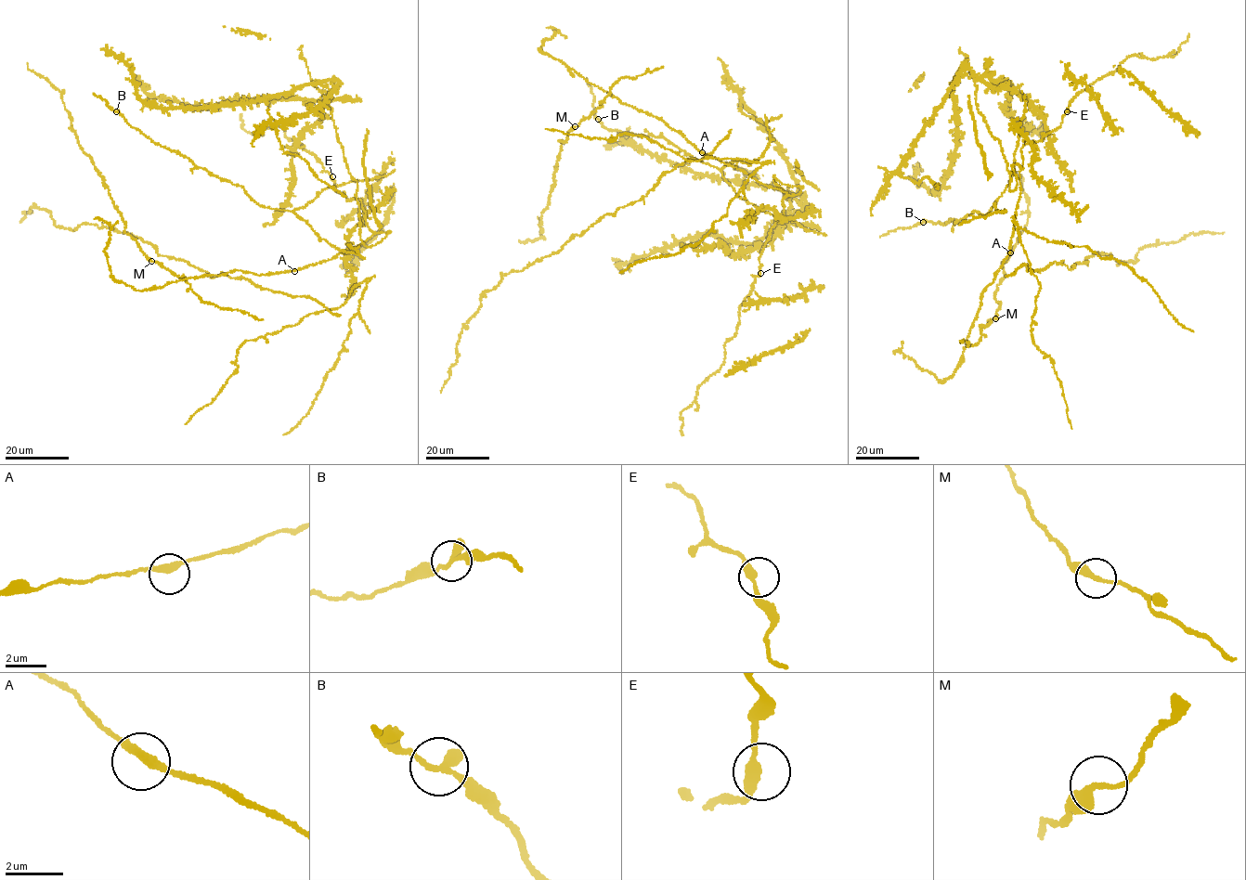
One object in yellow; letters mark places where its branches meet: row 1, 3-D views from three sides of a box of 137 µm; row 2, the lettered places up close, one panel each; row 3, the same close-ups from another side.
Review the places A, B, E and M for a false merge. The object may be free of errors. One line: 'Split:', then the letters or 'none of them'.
Split: none of them

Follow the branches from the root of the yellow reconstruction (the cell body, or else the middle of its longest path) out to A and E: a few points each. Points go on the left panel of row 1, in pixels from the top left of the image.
A: (358, 246), (294, 271)
E: (358, 246), (374, 233), (367, 226), (360, 200), (346, 200), (333, 188), (332, 176)

